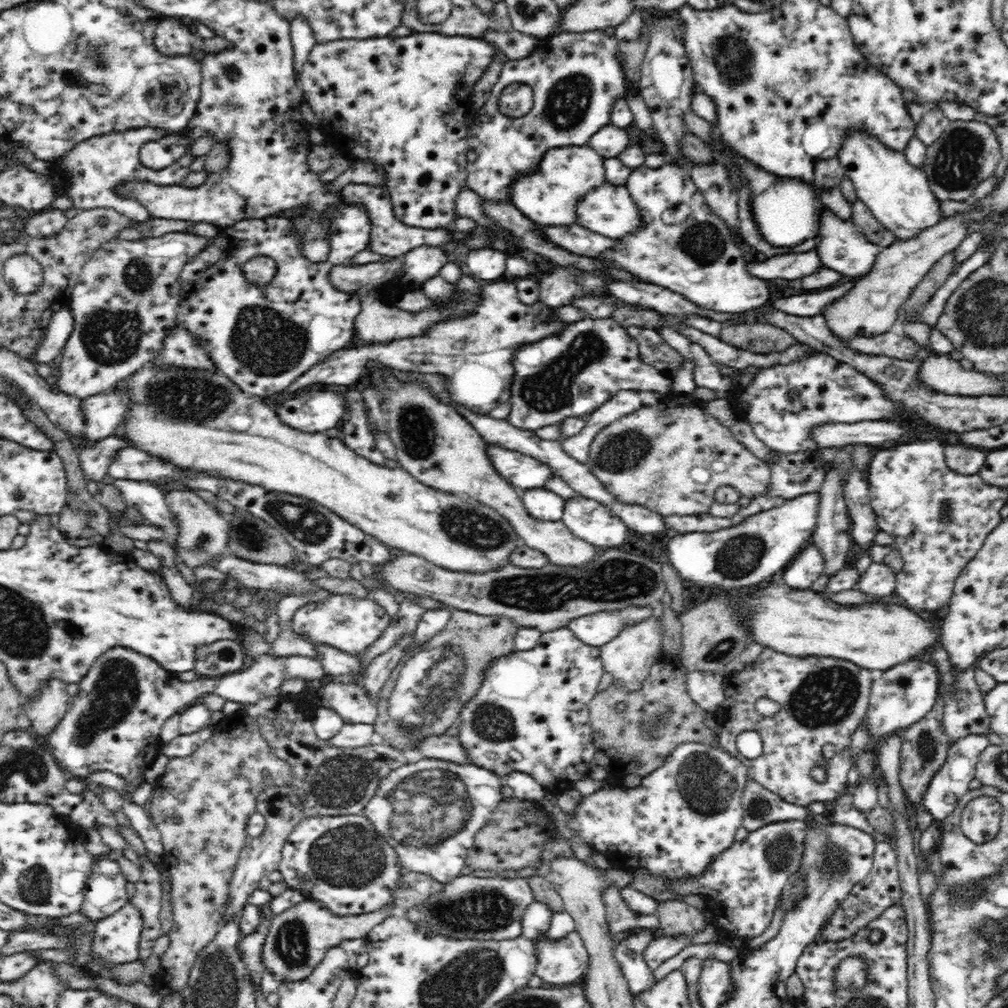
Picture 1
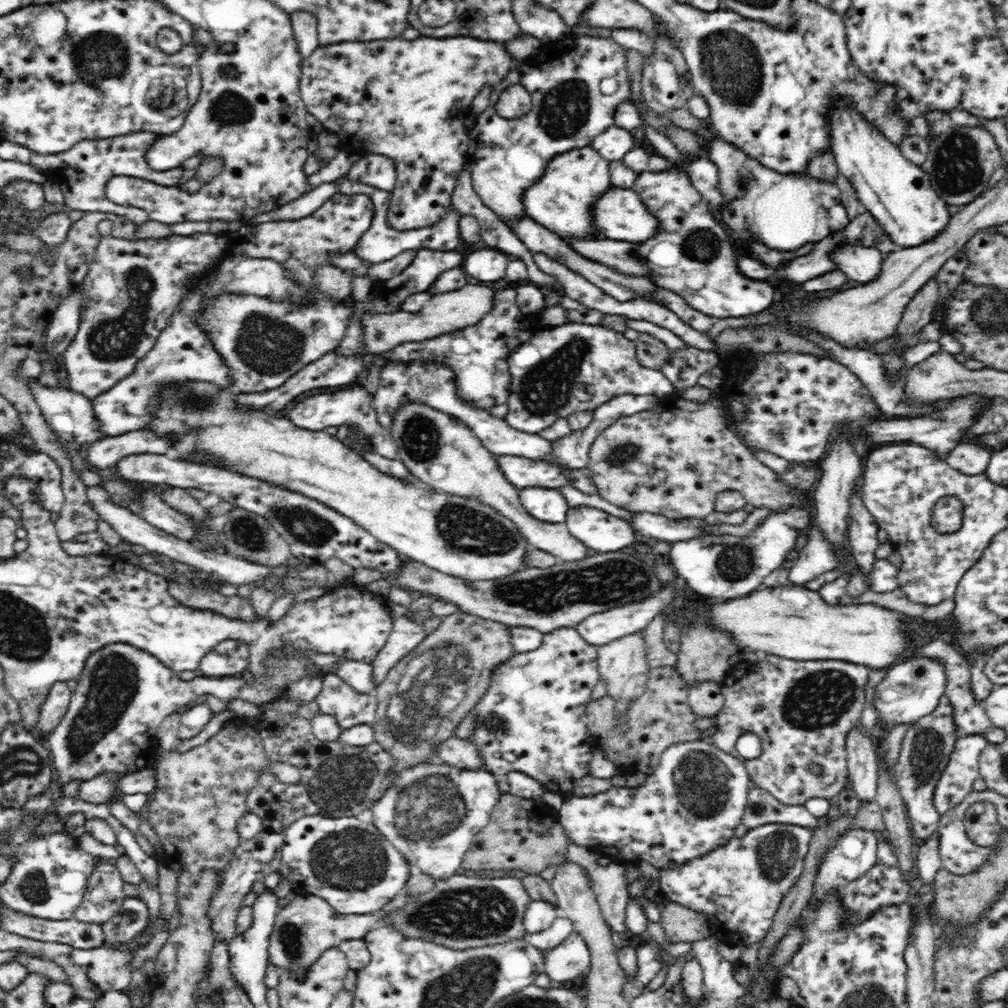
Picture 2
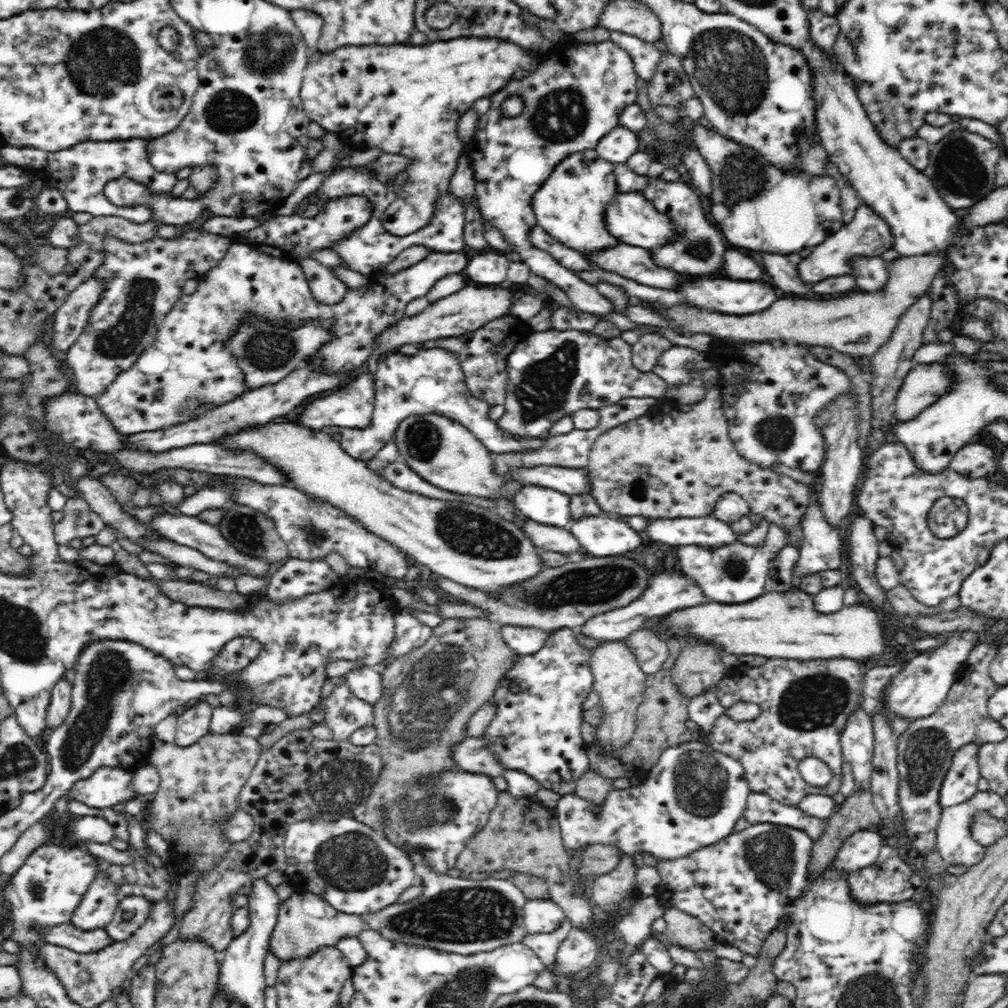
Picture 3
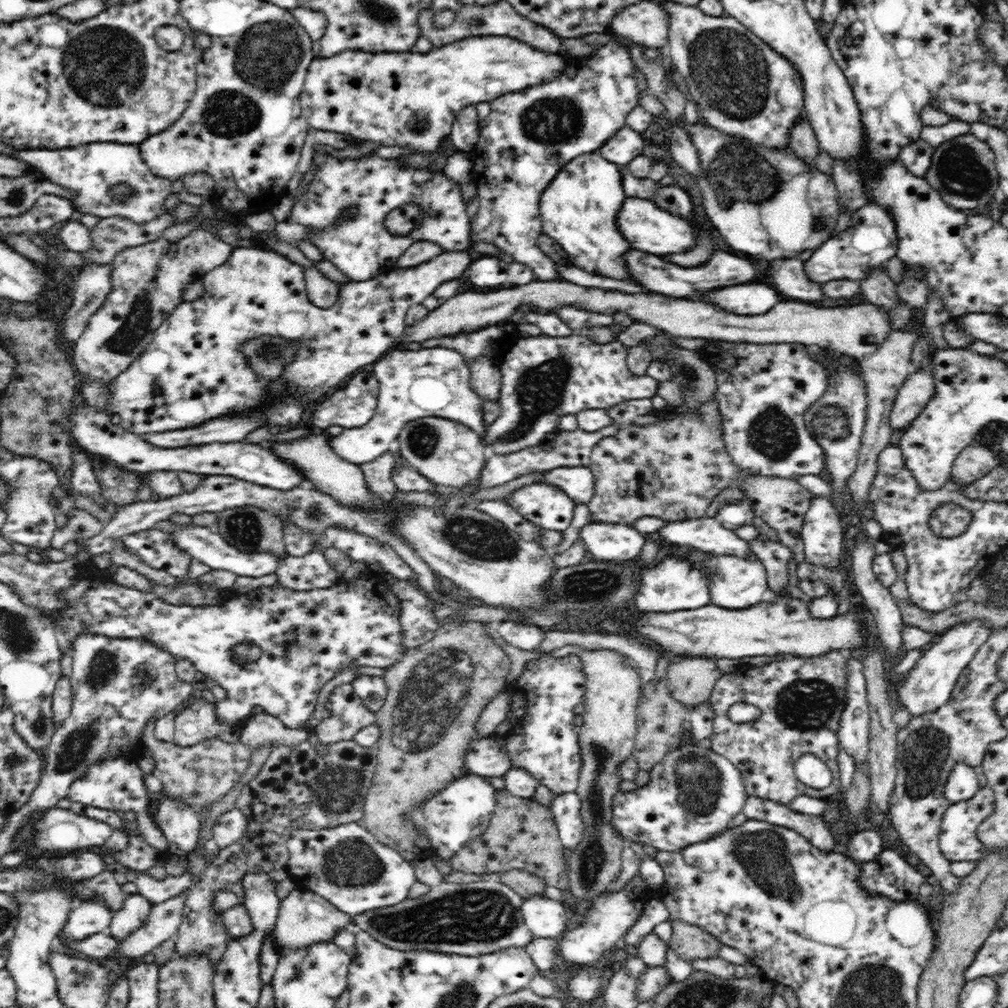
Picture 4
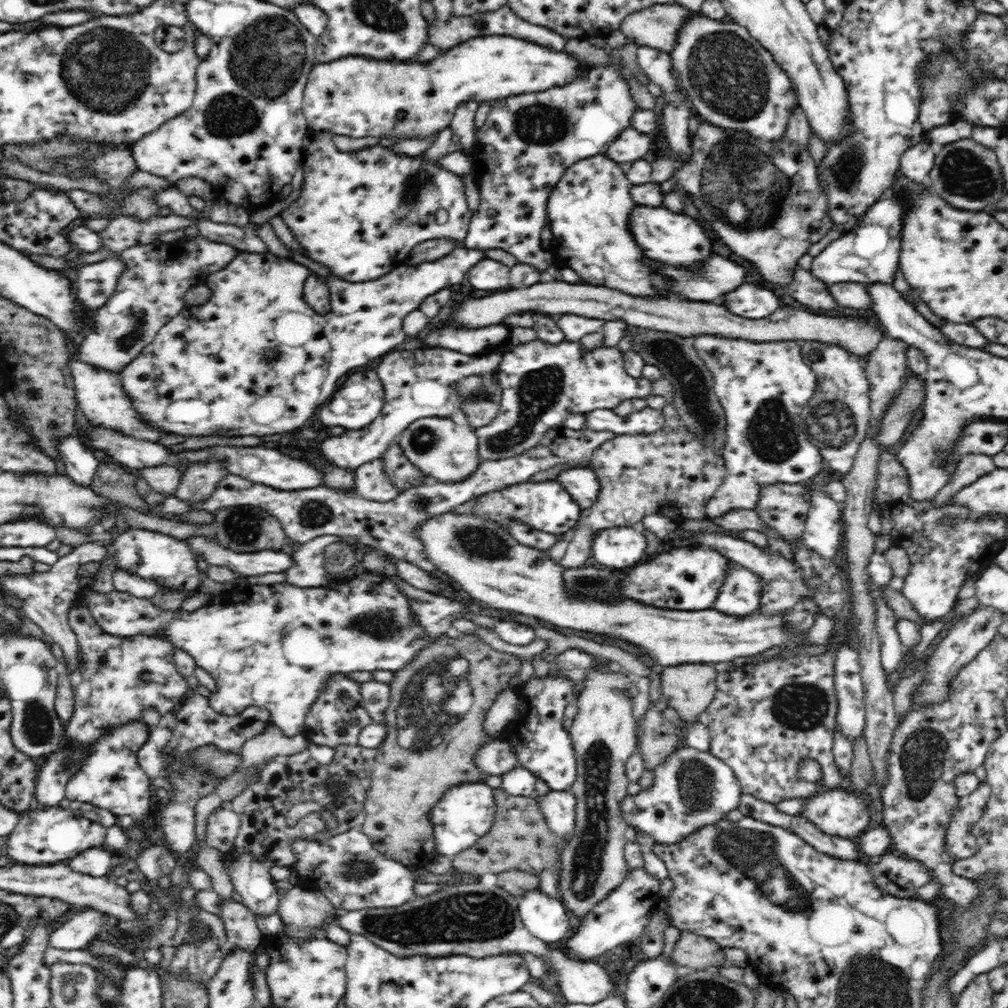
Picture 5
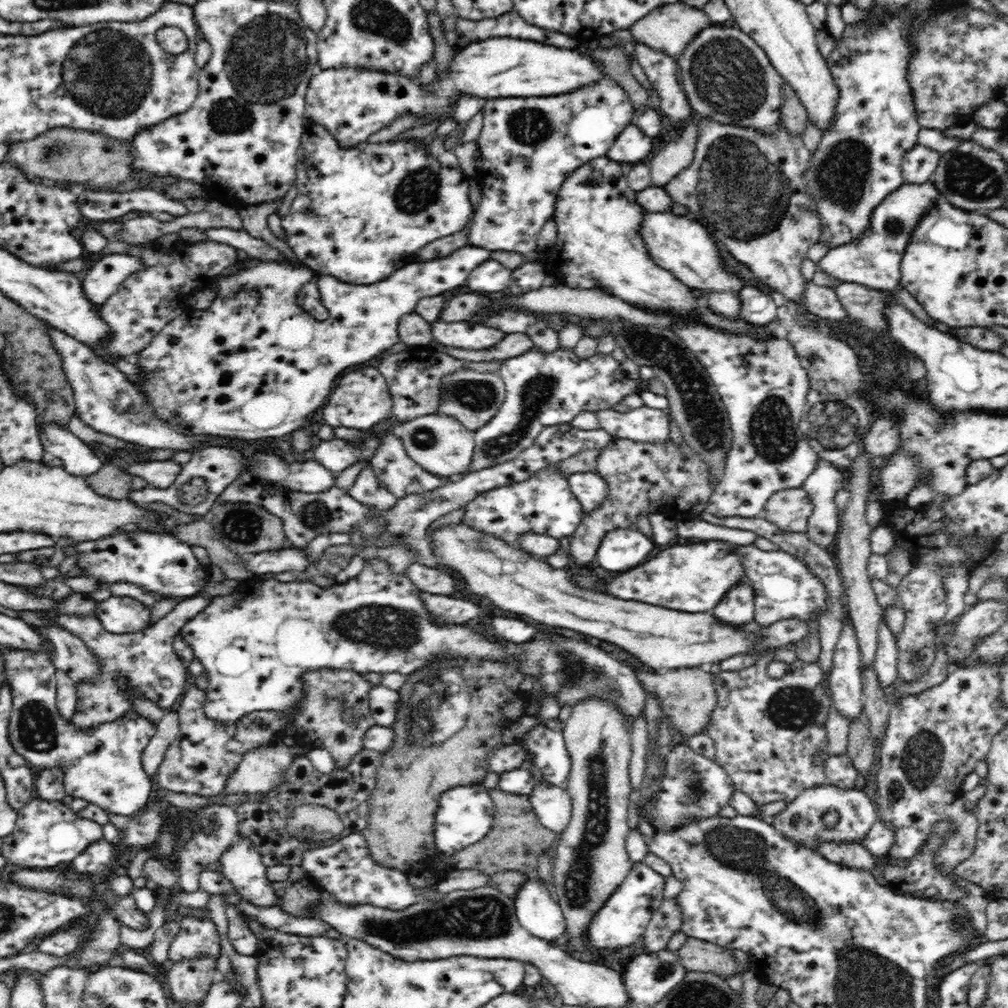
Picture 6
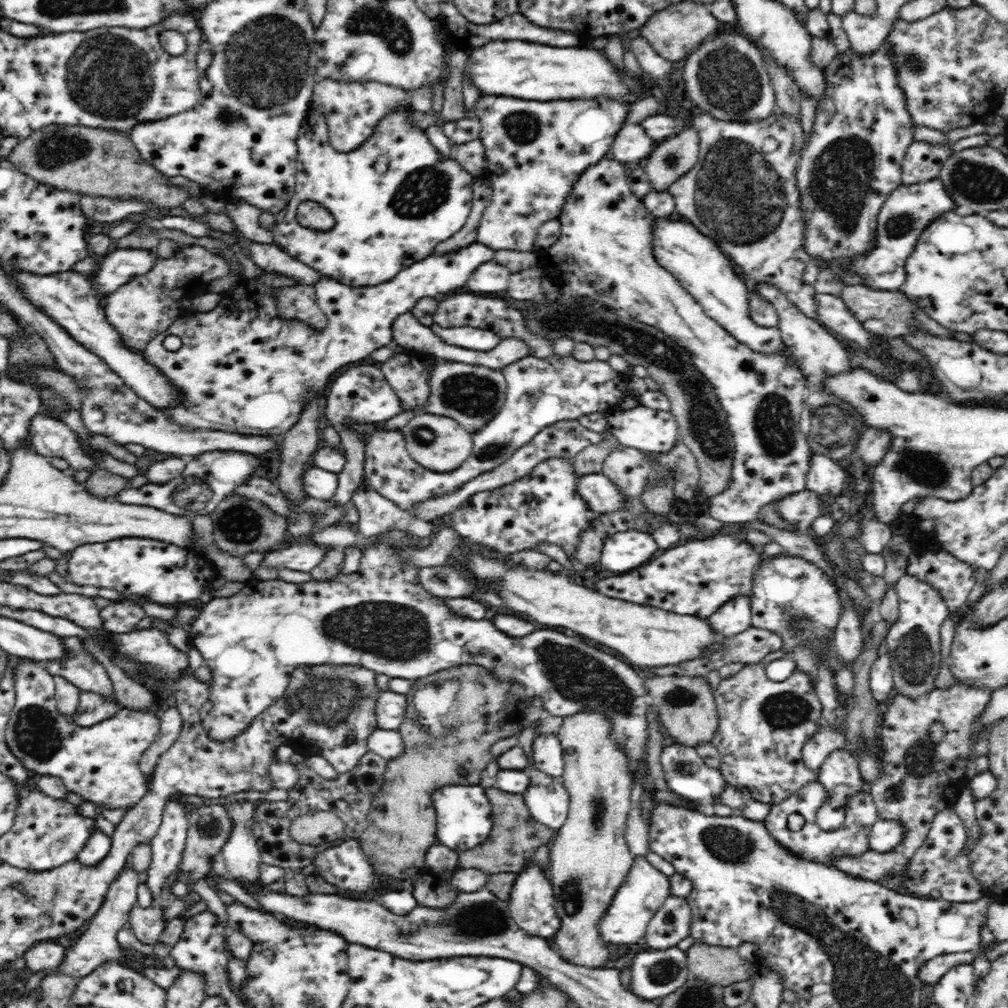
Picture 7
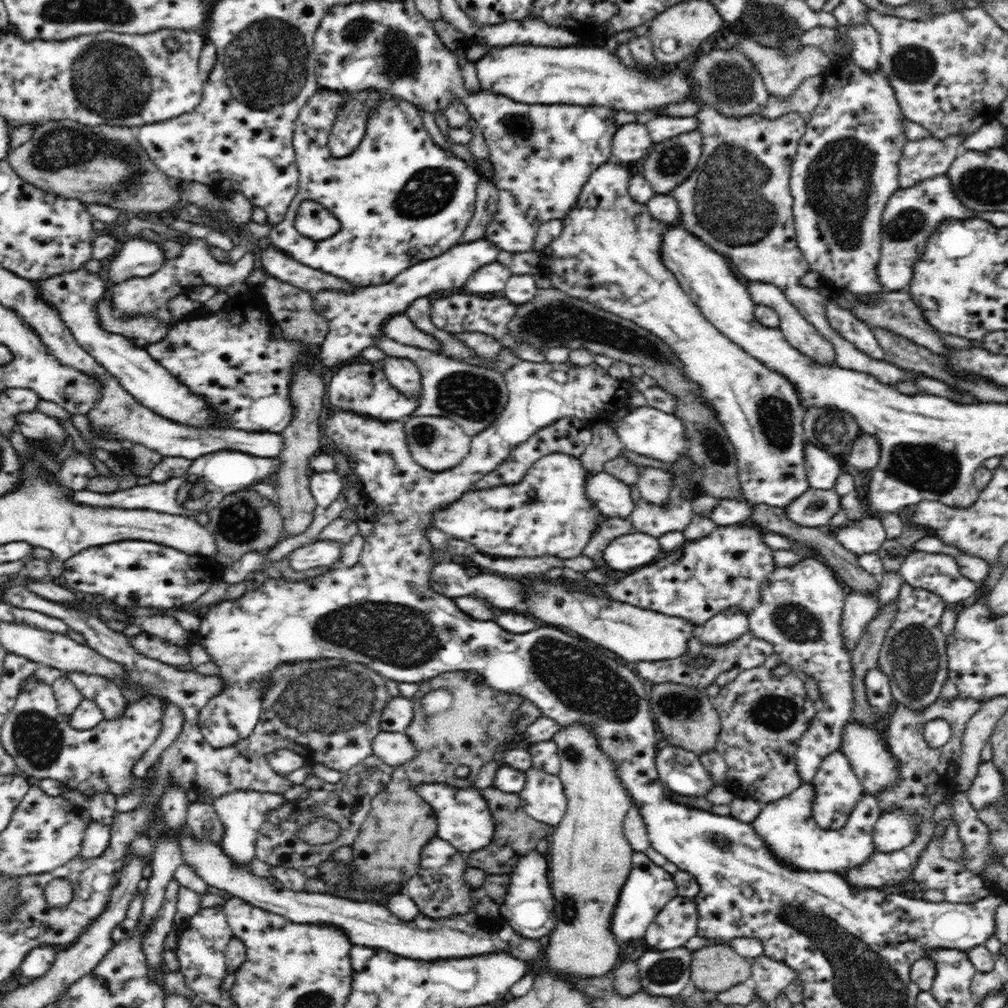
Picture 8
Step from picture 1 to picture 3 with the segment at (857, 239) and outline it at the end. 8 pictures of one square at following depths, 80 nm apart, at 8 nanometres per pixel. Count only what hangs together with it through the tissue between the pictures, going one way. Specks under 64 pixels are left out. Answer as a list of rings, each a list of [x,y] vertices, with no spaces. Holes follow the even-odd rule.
[[[860,257],[851,264],[852,275],[860,290],[875,293],[883,289],[888,278],[888,264],[882,257]]]

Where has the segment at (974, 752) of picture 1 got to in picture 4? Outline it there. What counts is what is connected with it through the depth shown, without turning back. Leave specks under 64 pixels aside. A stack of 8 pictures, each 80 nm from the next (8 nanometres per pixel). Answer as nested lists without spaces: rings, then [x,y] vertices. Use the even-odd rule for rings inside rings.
[[[958,763],[952,769],[944,786],[945,798],[952,803],[972,798],[981,787],[978,784],[978,773],[981,771],[980,768],[968,767],[964,763]]]

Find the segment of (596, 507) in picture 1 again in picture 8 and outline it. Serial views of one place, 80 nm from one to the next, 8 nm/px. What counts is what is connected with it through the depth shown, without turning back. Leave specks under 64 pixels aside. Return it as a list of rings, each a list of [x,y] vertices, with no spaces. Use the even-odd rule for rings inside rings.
[[[634,531],[612,539],[605,547],[603,558],[610,570],[630,570],[654,563],[664,555],[658,538]]]

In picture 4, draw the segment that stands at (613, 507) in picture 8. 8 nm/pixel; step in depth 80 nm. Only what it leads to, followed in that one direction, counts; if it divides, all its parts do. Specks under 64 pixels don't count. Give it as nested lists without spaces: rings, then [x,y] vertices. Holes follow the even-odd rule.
[[[585,466],[560,467],[545,471],[542,482],[564,491],[576,505],[587,505],[596,490],[594,474]]]

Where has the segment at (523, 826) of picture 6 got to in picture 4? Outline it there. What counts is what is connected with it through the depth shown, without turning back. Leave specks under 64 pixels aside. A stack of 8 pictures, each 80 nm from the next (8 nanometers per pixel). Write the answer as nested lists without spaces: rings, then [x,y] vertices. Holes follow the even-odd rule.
[[[505,788],[496,790],[496,800],[497,805],[486,832],[455,854],[450,861],[452,870],[478,876],[524,869],[543,878],[548,885],[566,889],[566,849],[550,809],[534,798],[512,796]]]

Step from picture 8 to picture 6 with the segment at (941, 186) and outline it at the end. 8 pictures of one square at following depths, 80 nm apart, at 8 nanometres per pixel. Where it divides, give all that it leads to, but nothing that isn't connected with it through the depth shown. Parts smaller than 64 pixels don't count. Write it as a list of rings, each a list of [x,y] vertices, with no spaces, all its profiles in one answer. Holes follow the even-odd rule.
[[[932,180],[924,184],[903,183],[900,188],[891,192],[874,210],[870,218],[870,224],[865,230],[865,234],[859,239],[852,239],[847,244],[833,247],[816,265],[818,270],[824,270],[838,278],[841,282],[855,282],[867,286],[869,289],[879,291],[895,292],[901,281],[901,260],[904,251],[908,246],[908,241],[921,217],[934,206],[934,204],[945,200],[941,192],[936,188]]]

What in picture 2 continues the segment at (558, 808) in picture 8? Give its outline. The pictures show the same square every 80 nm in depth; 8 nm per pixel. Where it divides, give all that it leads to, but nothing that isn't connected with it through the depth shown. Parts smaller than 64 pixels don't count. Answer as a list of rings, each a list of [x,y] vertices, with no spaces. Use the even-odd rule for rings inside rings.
[[[704,740],[678,743],[669,746],[660,756],[658,766],[646,777],[639,787],[612,787],[602,794],[578,797],[567,794],[557,818],[566,837],[583,847],[606,848],[616,846],[620,862],[646,860],[658,869],[673,868],[703,857],[719,846],[726,845],[733,837],[734,830],[741,824],[750,783],[747,767],[741,759],[708,744]]]

